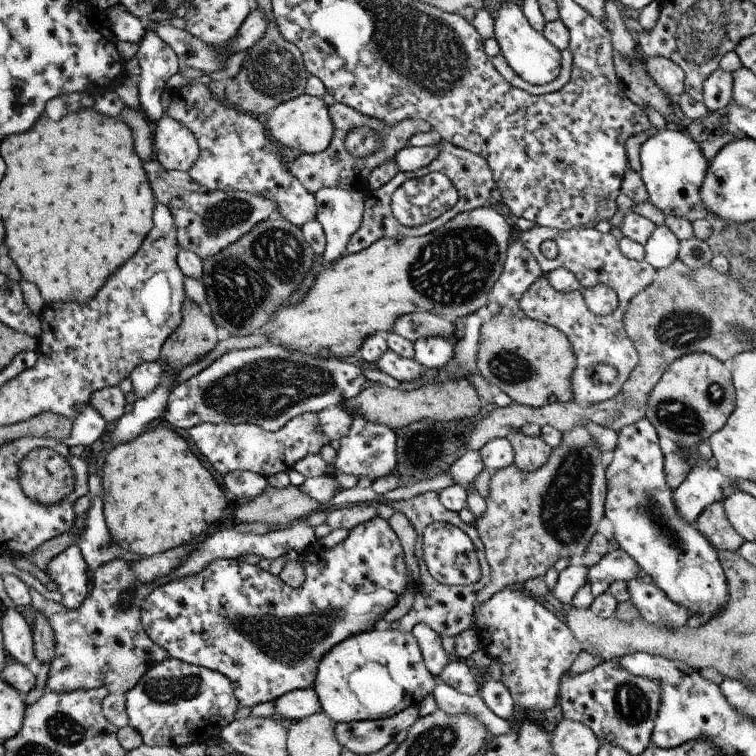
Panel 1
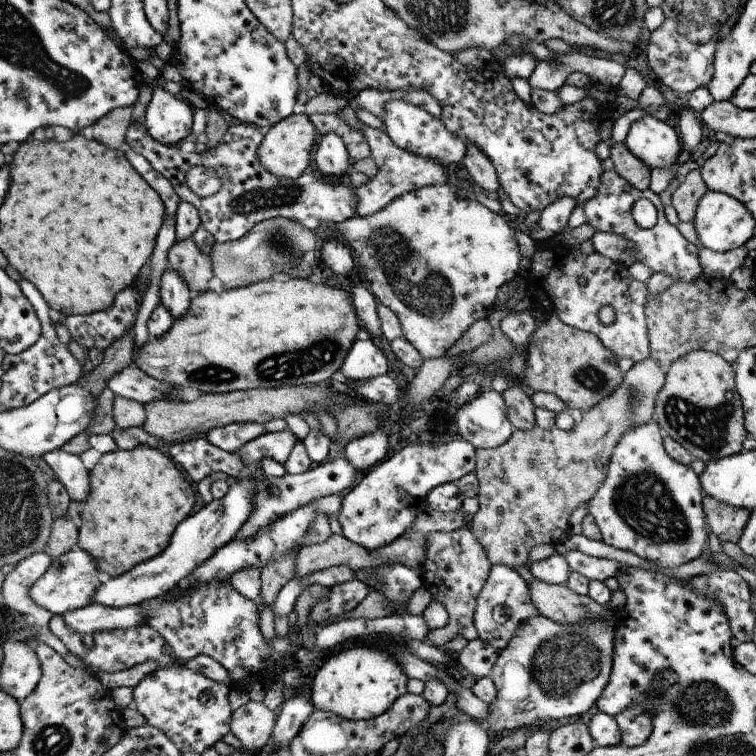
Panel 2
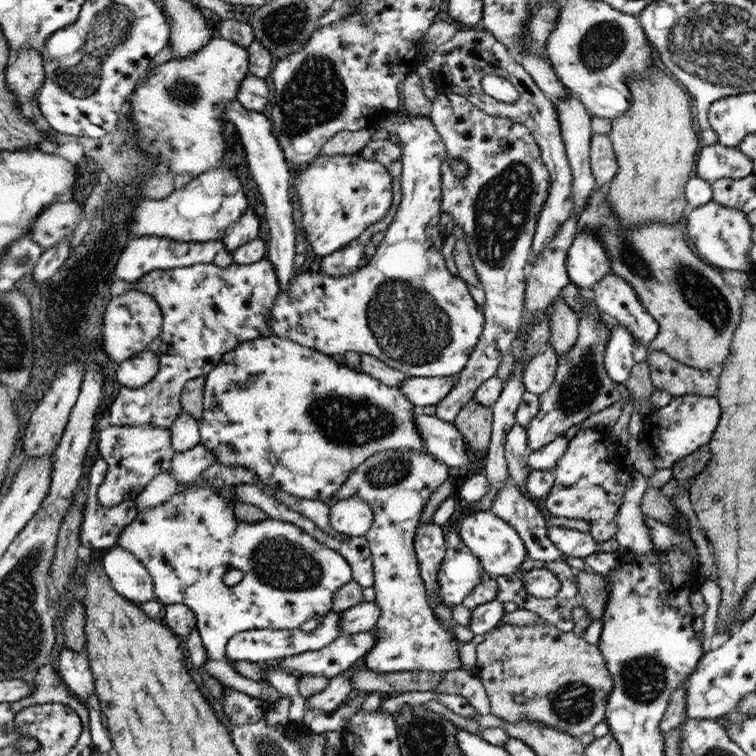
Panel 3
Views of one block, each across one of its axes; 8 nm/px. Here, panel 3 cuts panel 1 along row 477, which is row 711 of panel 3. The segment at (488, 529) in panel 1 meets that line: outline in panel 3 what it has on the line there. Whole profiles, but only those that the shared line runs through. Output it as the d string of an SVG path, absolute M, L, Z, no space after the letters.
M542 621L542 623L534 623L534 625L516 625L514 623L498 623L491 631L488 631L483 635L483 641L480 642L476 648L477 650L477 663L475 675L482 681L487 695L490 701L490 712L508 722L516 722L518 719L530 719L530 721L538 721L538 723L544 723L552 728L564 731L577 739L580 735L586 733L592 733L592 730L596 724L605 722L606 714L606 702L609 693L612 692L614 681L612 675L606 668L606 661L604 661L604 655L602 651L598 649L596 645L590 644L584 640L584 637L570 632L562 632L558 630L556 626L549 622Z

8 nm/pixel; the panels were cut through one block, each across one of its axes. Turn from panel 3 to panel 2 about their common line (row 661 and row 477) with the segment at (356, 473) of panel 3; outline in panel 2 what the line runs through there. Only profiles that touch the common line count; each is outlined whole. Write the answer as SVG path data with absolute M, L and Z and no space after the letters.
M464 439L402 448L367 471L362 481L343 497L338 516L342 534L368 550L389 545L411 530L418 514L427 508L427 494L433 488L460 480L474 472L475 464L476 449Z

